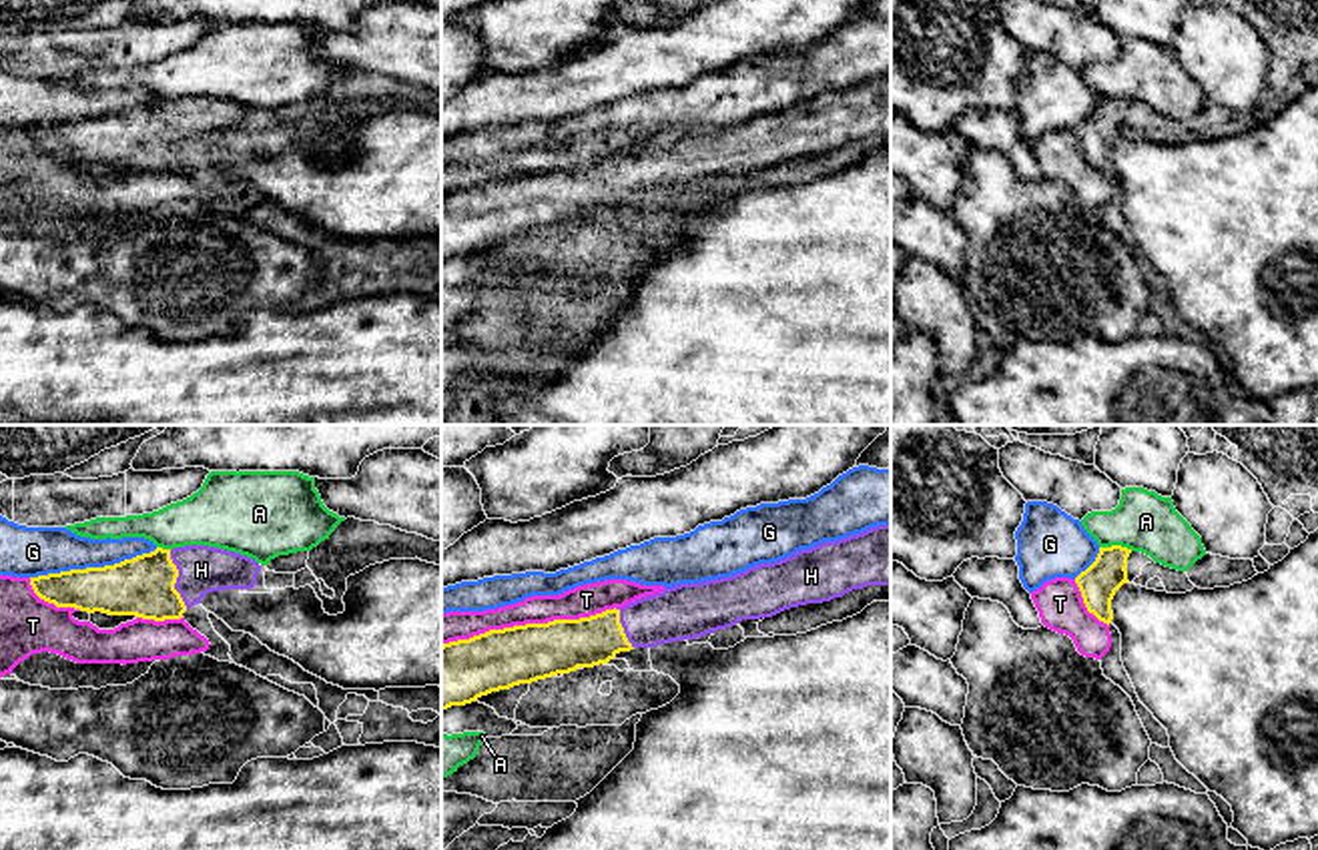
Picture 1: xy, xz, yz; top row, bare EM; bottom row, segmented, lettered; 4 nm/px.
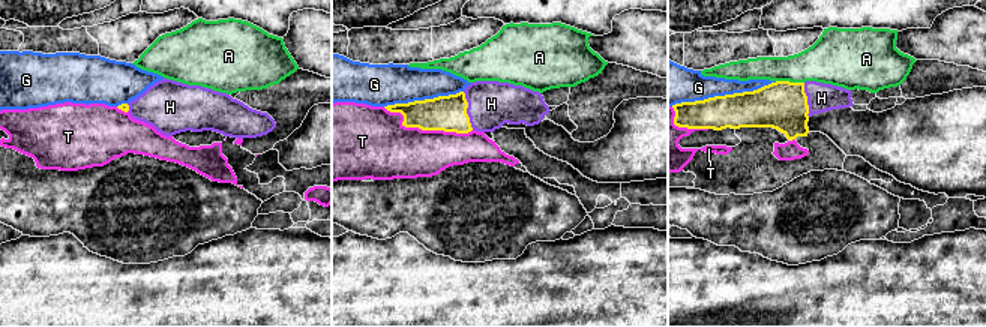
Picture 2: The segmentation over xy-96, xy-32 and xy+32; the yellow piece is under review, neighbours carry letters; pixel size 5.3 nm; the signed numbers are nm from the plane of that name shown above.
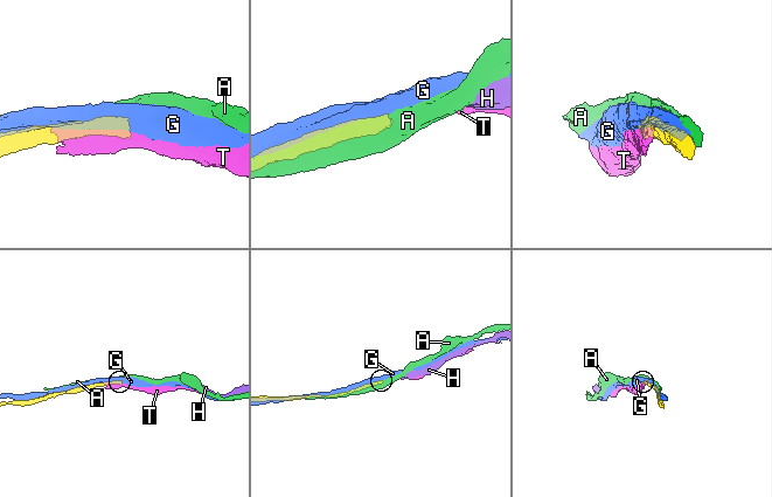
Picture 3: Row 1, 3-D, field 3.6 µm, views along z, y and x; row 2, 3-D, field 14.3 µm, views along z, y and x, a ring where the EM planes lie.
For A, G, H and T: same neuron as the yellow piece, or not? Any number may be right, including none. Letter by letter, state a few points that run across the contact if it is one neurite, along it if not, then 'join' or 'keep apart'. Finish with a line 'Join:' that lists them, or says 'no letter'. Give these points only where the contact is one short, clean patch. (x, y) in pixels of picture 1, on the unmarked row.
A: keep apart
G: keep apart
H: line xy (143, 137), (161, 137), (175, 131), (201, 121); join
T: keep apart
Join: H

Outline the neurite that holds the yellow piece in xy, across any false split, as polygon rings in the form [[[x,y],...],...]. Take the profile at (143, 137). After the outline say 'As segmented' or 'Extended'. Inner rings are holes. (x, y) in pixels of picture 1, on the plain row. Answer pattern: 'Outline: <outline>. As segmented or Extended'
Outline: [[[185,96],[156,98],[114,116],[30,128],[30,136],[56,158],[164,172],[181,170],[211,142],[255,138],[259,122],[247,106]]]. Extended

